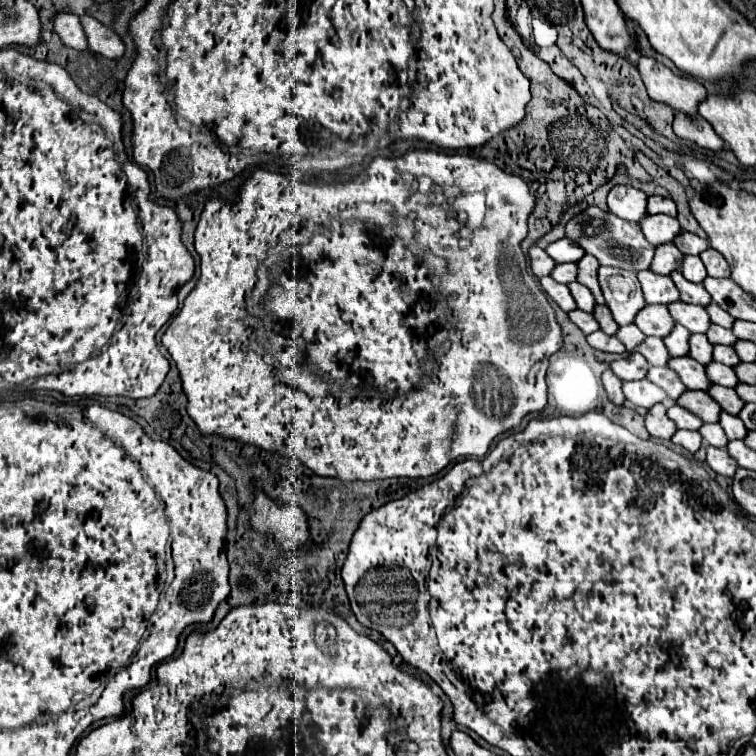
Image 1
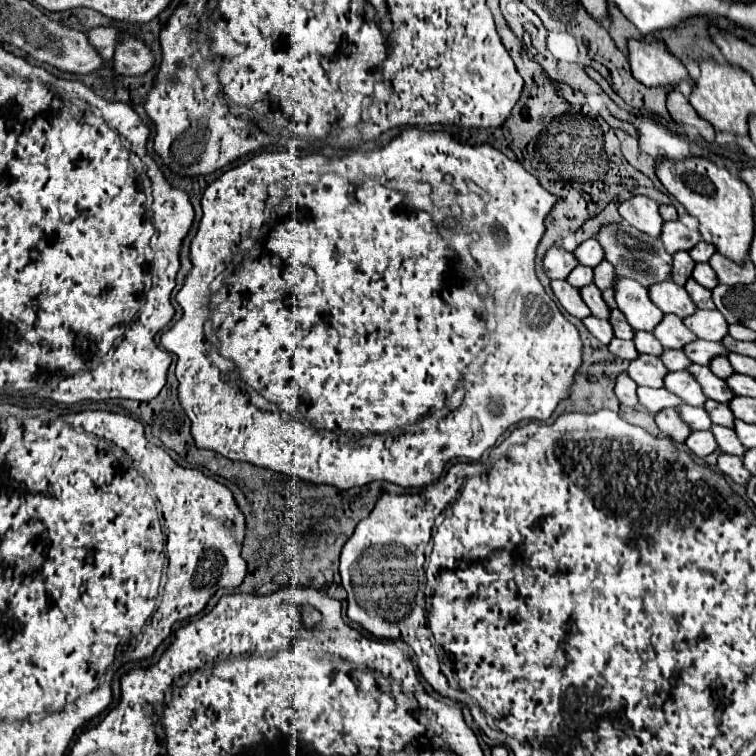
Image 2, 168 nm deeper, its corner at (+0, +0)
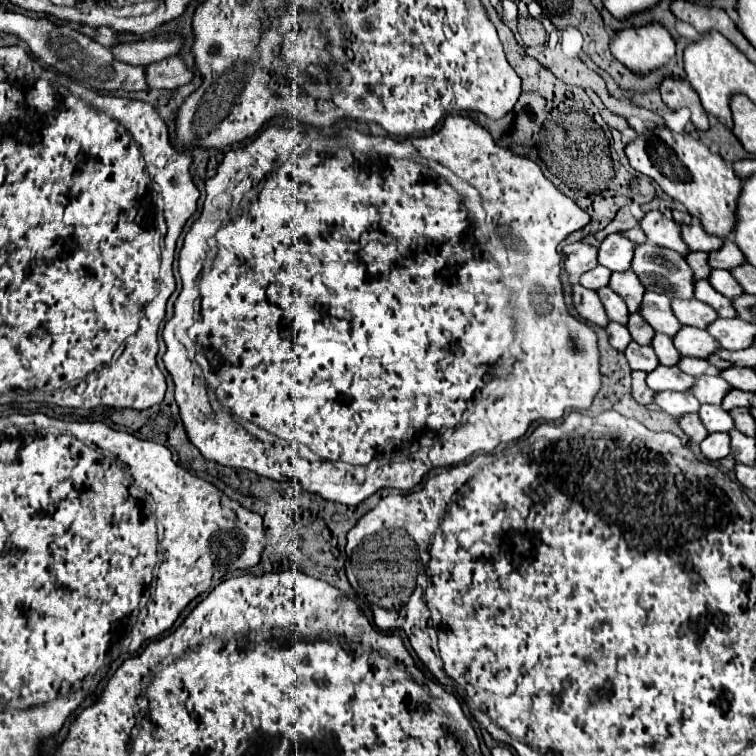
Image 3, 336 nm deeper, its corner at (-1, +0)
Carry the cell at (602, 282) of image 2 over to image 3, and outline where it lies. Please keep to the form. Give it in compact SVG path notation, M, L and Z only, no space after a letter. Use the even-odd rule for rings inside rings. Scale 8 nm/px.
M622 271L622 273L612 273L610 275L610 281L608 285L618 291L618 295L624 299L626 307L630 313L636 313L638 311L638 305L642 301L642 293L644 293L644 287L640 285L638 277L632 275L632 271Z

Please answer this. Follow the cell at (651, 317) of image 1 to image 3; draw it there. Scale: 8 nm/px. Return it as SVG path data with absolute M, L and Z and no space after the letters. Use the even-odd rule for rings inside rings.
M680 327L678 335L672 337L674 347L678 347L680 355L688 355L688 357L700 357L706 359L708 355L712 355L718 349L718 343L714 337L710 337L704 329L696 329L696 327Z

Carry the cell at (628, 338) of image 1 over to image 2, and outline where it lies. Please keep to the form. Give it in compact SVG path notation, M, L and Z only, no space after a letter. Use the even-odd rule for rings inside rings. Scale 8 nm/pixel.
M635 331L635 347L639 353L647 353L647 355L663 355L663 345L655 339L653 333L647 333L647 331Z

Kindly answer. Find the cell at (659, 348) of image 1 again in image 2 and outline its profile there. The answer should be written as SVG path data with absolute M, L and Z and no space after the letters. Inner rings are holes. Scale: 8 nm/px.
M665 351L663 355L665 367L669 371L679 371L679 369L687 369L691 365L691 359L687 359L687 355L683 351Z

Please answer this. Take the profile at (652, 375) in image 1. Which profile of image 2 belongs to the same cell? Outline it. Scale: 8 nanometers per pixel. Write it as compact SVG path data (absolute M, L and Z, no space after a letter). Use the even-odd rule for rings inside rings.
M689 371L667 373L665 389L669 389L671 393L679 395L685 403L695 405L695 407L703 407L703 405L705 405L705 401L707 401L707 395L703 393L701 385L697 383L697 379L695 379Z

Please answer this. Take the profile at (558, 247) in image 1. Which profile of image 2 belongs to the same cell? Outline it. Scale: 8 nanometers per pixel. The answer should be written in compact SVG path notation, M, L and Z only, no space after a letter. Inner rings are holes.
M587 239L585 243L581 243L581 245L575 249L575 257L579 259L581 265L597 267L597 265L605 259L605 251L603 251L603 247L599 245L597 239Z

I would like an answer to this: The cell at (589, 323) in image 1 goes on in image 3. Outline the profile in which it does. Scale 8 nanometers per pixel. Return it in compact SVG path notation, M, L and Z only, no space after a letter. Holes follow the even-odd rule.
M608 323L608 327L604 327L608 337L610 337L610 345L618 351L624 351L624 347L632 341L630 339L630 333L626 329L626 325L620 325L620 323Z

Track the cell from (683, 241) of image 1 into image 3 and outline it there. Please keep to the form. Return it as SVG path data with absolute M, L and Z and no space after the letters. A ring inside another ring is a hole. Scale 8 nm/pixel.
M726 241L720 251L708 253L708 263L712 263L712 269L732 269L744 263L742 251L736 247L734 241Z

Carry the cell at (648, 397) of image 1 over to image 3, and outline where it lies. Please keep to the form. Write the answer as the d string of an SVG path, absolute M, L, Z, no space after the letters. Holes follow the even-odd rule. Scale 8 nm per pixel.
M660 391L654 395L654 405L672 417L682 417L686 413L696 413L700 409L698 399L692 393L676 393L676 391Z

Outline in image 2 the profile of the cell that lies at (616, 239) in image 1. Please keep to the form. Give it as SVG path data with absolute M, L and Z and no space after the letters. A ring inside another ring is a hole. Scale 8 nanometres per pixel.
M617 223L617 225L607 225L599 231L597 239L603 243L603 249L607 249L607 261L613 263L617 269L619 277L629 277L639 281L645 287L651 287L661 281L671 279L671 267L673 267L673 257L665 251L661 239L649 237L635 227L625 227L627 223Z

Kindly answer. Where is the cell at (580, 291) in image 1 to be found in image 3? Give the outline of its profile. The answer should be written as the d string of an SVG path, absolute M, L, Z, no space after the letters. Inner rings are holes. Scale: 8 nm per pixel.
M600 287L596 293L598 293L600 301L604 303L604 309L606 309L608 319L626 325L626 321L628 321L628 309L626 309L624 301L610 287Z

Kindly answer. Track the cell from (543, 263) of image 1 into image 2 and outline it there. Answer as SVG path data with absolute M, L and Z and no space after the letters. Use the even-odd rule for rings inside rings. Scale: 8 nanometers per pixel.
M551 247L543 259L549 279L567 279L567 275L579 265L575 255L563 247Z

